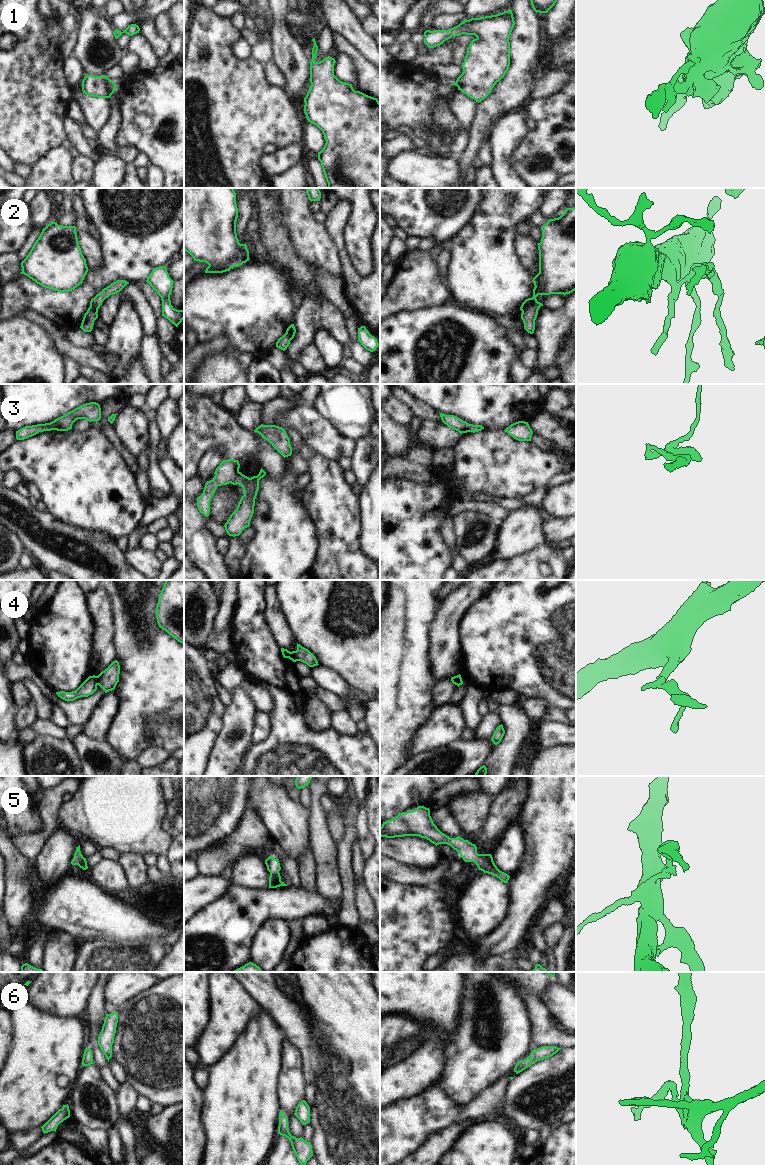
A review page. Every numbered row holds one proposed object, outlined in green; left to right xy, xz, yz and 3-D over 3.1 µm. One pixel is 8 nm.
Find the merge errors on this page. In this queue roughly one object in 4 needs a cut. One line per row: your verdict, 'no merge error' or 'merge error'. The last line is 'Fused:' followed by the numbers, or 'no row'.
1: no merge error
2: merge error
3: no merge error
4: merge error
5: no merge error
6: no merge error
Fused: 2, 4

